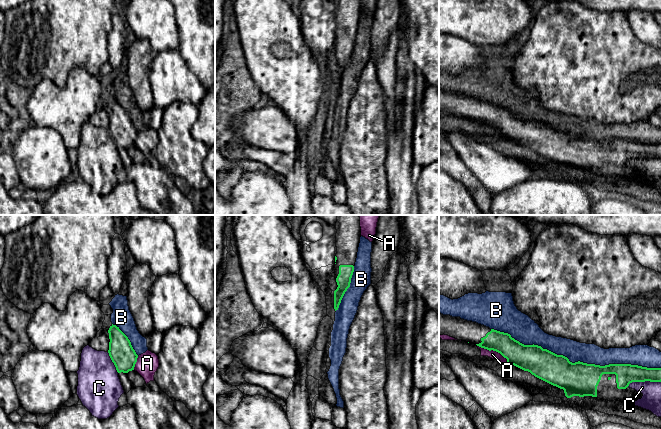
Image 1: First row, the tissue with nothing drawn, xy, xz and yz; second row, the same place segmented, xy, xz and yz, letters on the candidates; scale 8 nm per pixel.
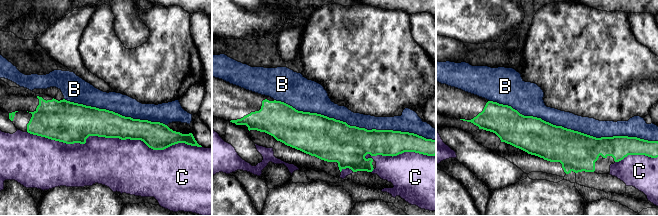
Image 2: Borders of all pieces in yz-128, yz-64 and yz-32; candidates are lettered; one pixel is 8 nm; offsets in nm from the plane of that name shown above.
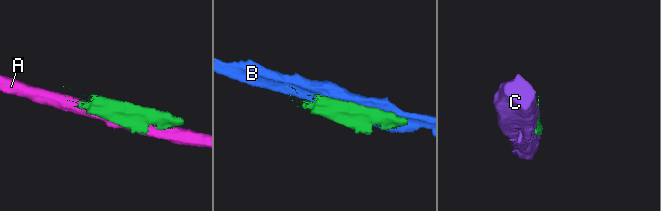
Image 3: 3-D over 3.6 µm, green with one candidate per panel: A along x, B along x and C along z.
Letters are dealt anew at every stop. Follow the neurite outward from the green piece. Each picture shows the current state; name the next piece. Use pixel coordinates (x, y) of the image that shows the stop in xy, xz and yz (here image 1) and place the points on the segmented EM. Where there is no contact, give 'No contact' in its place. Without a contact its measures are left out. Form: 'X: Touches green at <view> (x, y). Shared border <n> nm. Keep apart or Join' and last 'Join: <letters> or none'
A: Touches green at yz (494, 350). Shared border 300 nm. Keep apart
B: Touches green at yz (576, 362). Shared border 1400 nm. Keep apart
C: Touches green at yz (643, 381). Shared border 280 nm. Keep apart
Join: none

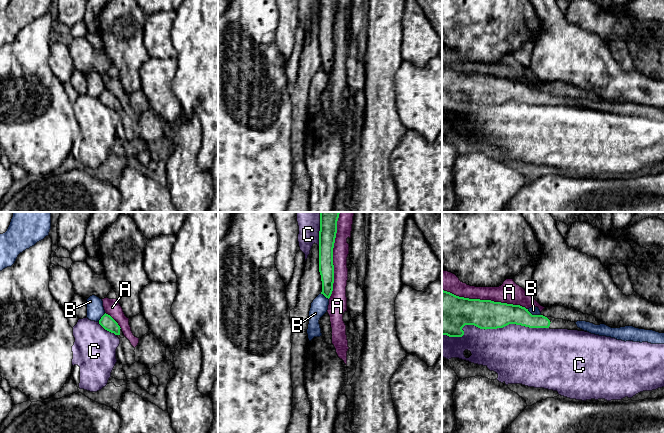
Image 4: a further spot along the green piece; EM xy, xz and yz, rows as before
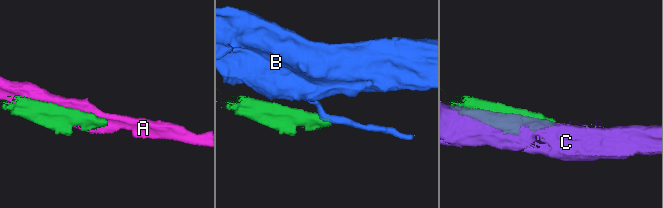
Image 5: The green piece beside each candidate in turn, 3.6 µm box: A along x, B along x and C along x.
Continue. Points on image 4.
A: Touches green at xz (332, 255). Shared border 700 nm. Keep apart
B: Touches green at yz (534, 315). Shared border 120 nm. Keep apart
C: Touches green at yz (491, 328). Shared border 850 nm. Keep apart
Join: none

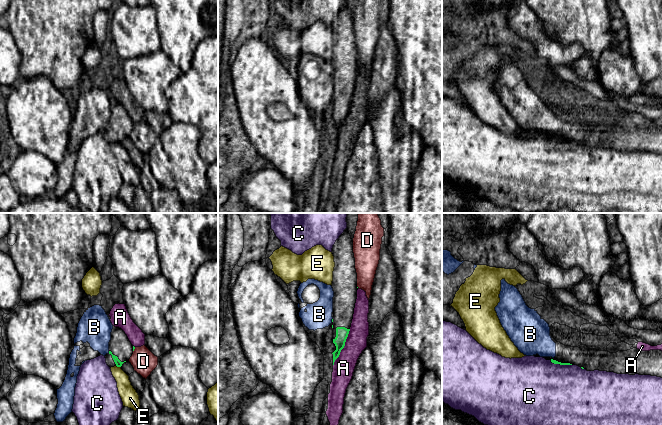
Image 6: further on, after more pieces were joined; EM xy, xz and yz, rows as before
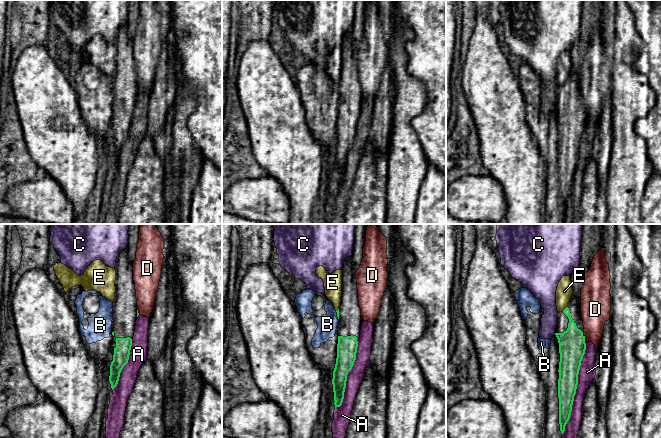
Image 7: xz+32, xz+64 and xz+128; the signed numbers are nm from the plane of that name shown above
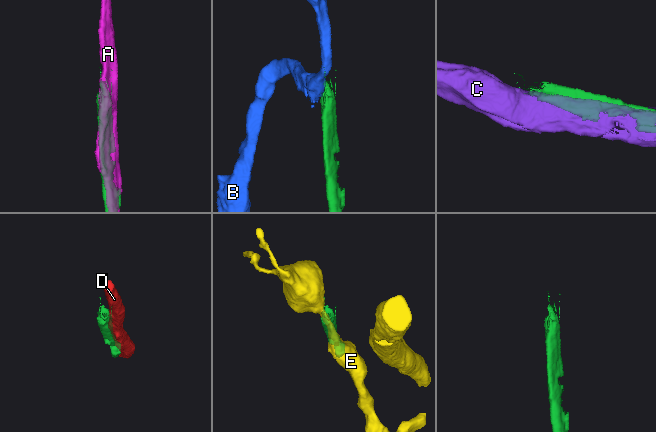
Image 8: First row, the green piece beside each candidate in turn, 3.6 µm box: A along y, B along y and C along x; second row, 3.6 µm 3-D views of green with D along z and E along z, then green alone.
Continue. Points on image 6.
A: Touches green at xz (343, 347). Shared border 320 nm. Keep apart
B: Touches green at xz (332, 320). Shared border 30 nm. Keep apart
C: Touches green at yz (561, 364). Shared border 180 nm. Keep apart
D: Touches green at xy (134, 348). Shared border 40 nm. Keep apart
E: Touches green at xy (118, 366). Shared border 40 nm. Keep apart
Join: none

